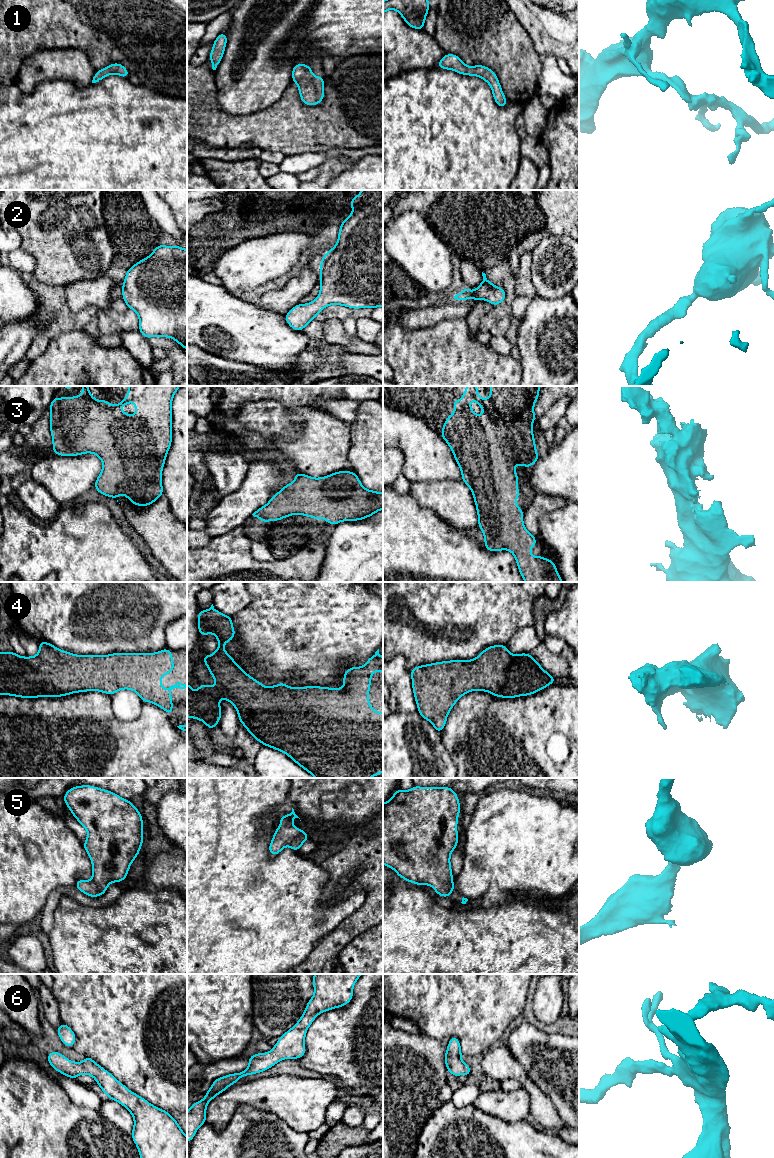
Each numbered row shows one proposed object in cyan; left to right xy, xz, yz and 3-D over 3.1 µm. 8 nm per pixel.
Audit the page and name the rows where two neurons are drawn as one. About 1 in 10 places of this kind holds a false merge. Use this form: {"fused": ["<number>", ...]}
{"fused": []}

